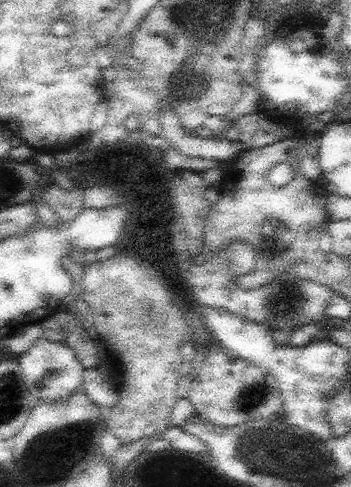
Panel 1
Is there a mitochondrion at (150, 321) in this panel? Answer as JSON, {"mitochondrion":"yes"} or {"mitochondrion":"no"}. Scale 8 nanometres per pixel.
{"mitochondrion":"yes"}

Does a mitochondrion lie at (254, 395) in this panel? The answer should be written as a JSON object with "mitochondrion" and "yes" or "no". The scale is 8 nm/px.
{"mitochondrion":"yes"}

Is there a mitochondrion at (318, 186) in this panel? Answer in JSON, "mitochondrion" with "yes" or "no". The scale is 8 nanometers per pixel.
{"mitochondrion":"no"}

